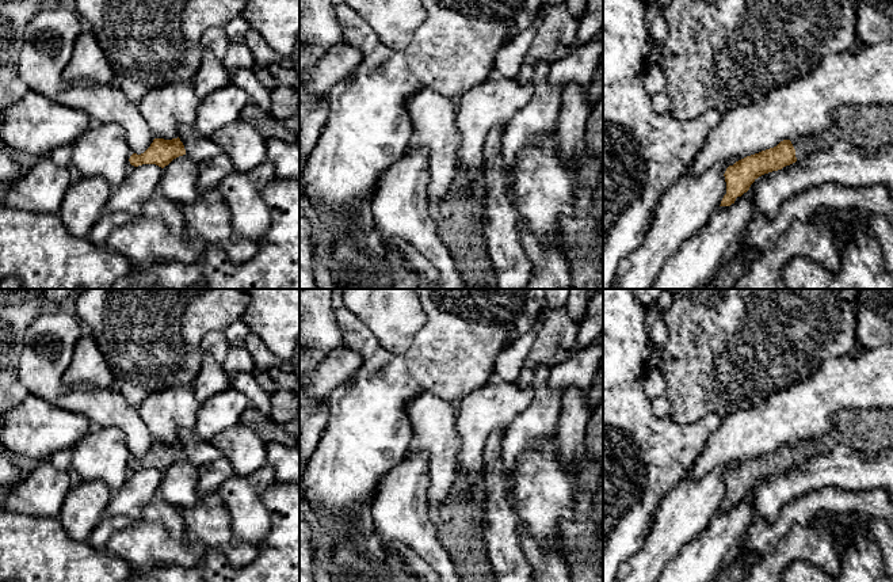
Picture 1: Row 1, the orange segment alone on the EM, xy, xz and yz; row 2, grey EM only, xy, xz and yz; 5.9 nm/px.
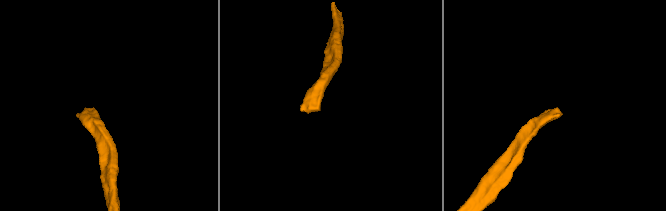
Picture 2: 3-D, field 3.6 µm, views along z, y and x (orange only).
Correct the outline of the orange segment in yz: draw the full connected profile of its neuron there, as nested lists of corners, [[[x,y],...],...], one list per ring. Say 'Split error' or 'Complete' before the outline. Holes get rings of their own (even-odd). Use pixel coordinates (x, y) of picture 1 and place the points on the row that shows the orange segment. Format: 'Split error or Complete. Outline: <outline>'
Split error. Outline: [[[893,104],[842,106],[827,128],[783,140],[774,148],[736,161],[724,174],[726,194],[720,206],[734,203],[759,176],[782,170],[813,152],[831,149],[840,140],[870,151],[893,145]]]

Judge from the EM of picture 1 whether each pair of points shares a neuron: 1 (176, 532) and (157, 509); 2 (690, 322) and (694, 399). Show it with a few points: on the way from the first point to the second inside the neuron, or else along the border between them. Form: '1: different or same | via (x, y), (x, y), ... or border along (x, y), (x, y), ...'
1: same | via (175, 527), (163, 514)
2: same | via (693, 341), (694, 380)

